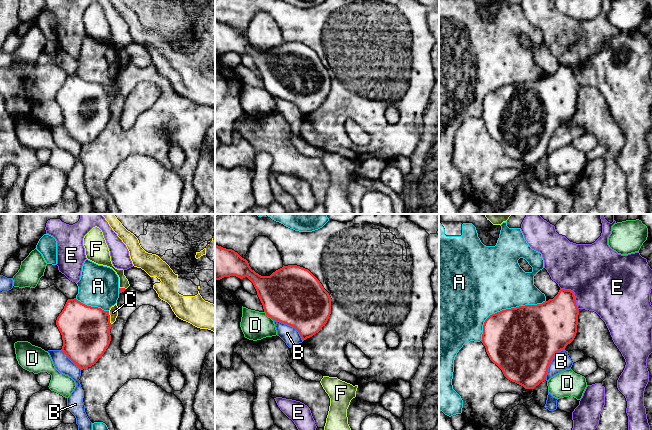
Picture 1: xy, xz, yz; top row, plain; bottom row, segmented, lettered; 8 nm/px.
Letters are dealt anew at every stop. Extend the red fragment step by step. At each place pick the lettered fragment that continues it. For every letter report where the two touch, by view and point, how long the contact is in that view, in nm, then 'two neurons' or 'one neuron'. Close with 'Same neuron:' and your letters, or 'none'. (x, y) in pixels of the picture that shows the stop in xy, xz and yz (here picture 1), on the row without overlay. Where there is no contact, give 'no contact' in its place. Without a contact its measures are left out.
A: yz (506, 85) | 600 nm | two neurons
B: yz (550, 138) | 300 nm | two neurons
C: xy (109, 94) | 110 nm | one neuron
D: xz (268, 92) | 100 nm | two neurons
E: yz (573, 70) | 240 nm | two neurons
F: xy (122, 64) | 60 nm | two neurons
Same neuron: C

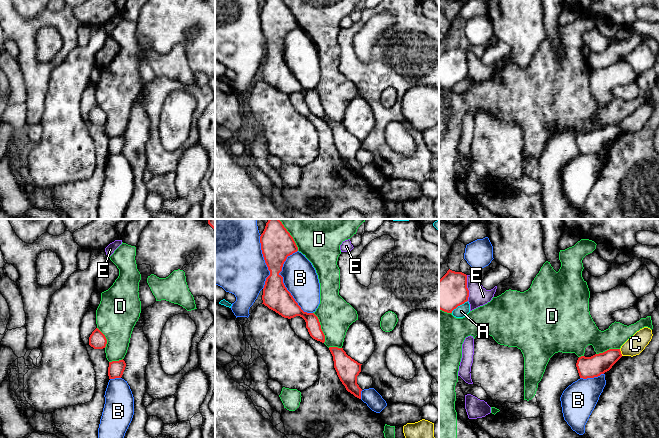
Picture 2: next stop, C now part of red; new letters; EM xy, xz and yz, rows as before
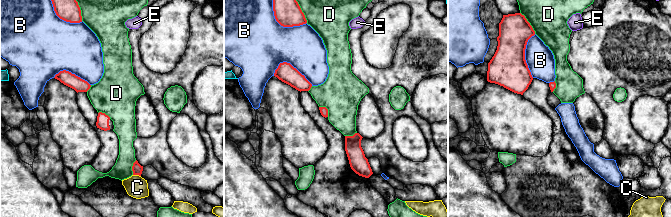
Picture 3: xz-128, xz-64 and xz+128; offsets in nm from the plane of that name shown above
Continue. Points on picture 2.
A: yz (459, 81) | 170 nm | two neurons
B: xz (283, 59) | 550 nm | two neurons
C: yz (620, 128) | 60 nm | two neurons
D: xz (320, 103) | 260 nm | two neurons
E: yz (467, 64) | 200 nm | two neurons
Same neuron: none

